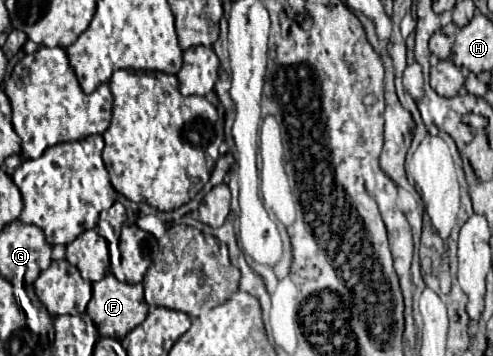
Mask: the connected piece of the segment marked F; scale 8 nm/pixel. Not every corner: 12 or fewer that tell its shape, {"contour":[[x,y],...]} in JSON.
{"contour":[[112,273],[92,283],[86,313],[122,339],[146,319],[144,289]]}

